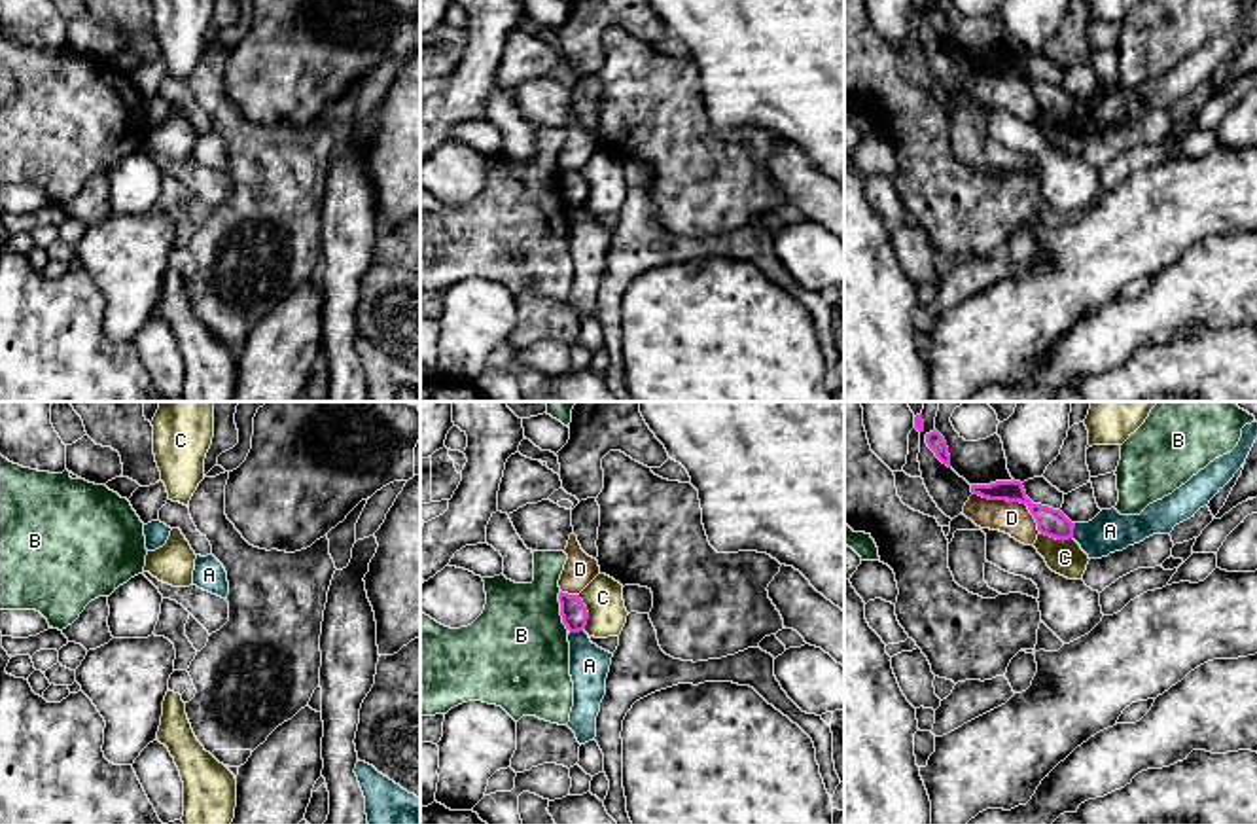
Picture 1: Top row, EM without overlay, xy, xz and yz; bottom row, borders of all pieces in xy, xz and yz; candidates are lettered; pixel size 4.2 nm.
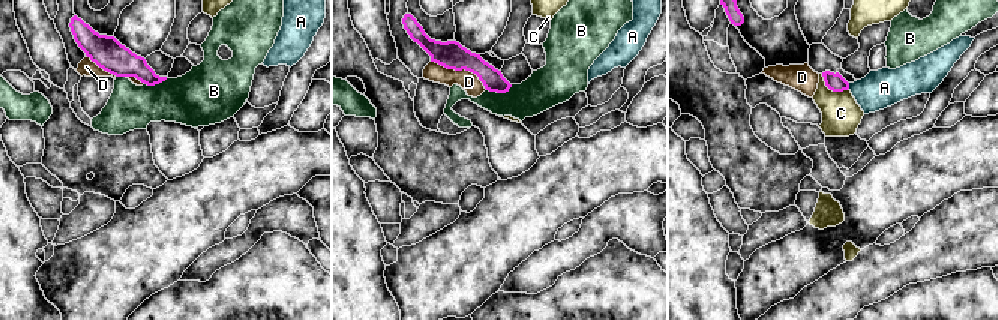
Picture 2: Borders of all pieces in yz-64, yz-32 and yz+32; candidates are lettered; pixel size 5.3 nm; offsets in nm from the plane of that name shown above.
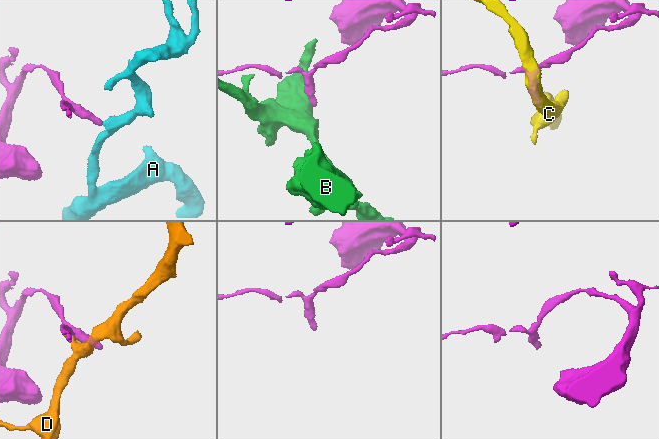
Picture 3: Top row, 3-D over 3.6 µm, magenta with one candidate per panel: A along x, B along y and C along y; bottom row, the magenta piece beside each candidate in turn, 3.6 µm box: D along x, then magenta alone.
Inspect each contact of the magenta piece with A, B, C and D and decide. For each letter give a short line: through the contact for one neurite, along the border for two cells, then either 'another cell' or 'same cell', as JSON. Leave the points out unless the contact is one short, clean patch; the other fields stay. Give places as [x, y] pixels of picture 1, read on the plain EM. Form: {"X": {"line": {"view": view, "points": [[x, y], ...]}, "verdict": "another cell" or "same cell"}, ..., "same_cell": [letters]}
{"A": {"line": {"view": "yz", "points": [[1076, 99], [1072, 112]]}, "verdict": "another cell"}, "B": {"line": {"view": "xz", "points": [[559, 167], [559, 190], [568, 205]]}, "verdict": "another cell"}, "C": {"line": {"view": "xz", "points": [[578, 171], [587, 188], [584, 205]]}, "verdict": "another cell"}, "D": {"verdict": "another cell"}, "same_cell": []}

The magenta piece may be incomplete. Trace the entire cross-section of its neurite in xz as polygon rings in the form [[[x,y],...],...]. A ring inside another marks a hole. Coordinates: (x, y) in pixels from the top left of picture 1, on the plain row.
[[[558,169],[562,199],[570,208],[585,205],[589,188],[579,170]]]

